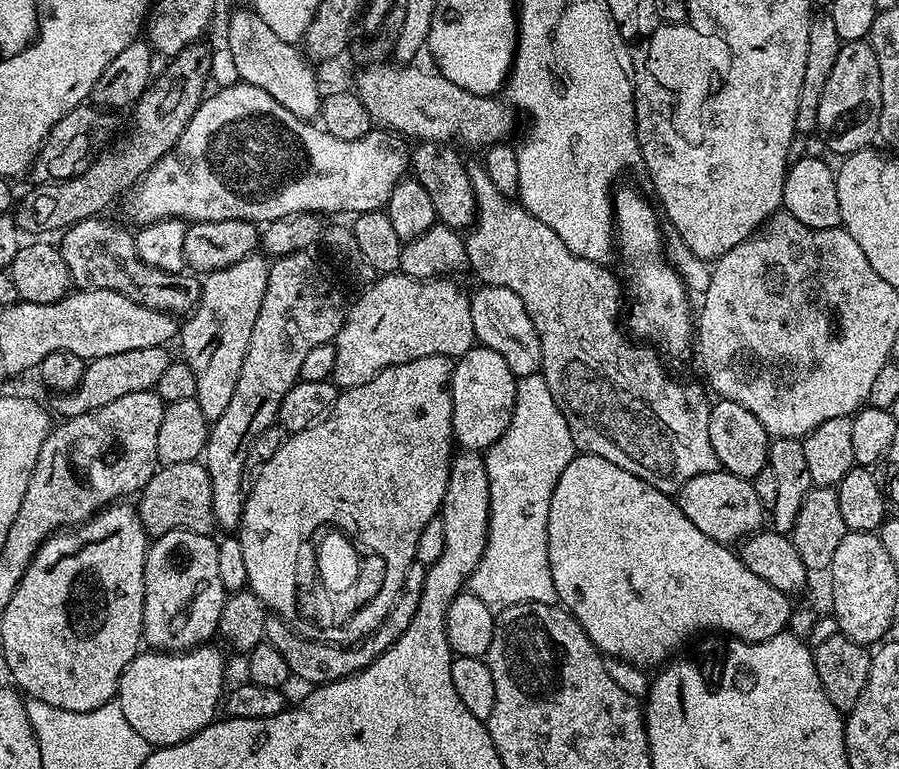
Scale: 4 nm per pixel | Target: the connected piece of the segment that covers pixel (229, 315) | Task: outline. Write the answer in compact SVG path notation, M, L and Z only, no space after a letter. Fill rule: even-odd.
M253 254L242 258L242 262L234 262L234 266L207 273L200 286L200 301L179 325L178 344L184 347L182 360L190 366L190 370L194 370L196 378L194 399L198 406L202 406L202 414L209 422L222 418L226 406L230 406L234 386L238 386L238 374L242 374L242 362L246 362L246 350L250 350L250 334L254 334L254 322L258 318L258 310L262 310L262 298L266 298L269 263L267 255Z

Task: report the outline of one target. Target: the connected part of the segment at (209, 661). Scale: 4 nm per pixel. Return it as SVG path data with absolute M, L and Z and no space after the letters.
M197 646L186 652L144 650L132 659L130 666L126 666L120 679L118 702L122 706L122 714L126 714L126 722L130 722L130 726L134 726L134 730L138 730L138 734L142 734L142 738L146 738L153 749L169 748L178 742L189 740L217 719L226 683L224 684L224 656L212 647Z

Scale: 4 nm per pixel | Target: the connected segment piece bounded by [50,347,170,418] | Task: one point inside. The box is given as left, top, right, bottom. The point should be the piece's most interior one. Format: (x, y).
(106, 379)

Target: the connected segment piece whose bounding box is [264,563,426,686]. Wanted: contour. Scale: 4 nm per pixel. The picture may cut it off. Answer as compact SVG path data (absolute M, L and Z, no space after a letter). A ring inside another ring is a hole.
M419 563L412 564L410 570L406 570L402 590L398 594L394 606L390 606L390 614L386 614L382 623L369 636L363 636L357 644L347 646L328 644L325 640L310 640L306 636L299 636L282 617L275 614L269 614L266 618L265 641L270 646L274 646L274 650L278 650L278 654L282 654L282 658L286 658L289 673L295 679L297 676L298 679L305 680L308 686L338 682L342 678L358 674L366 666L370 666L370 662L374 662L386 650L390 650L390 646L394 646L394 642L398 642L398 638L402 638L406 626L410 626L410 621L418 610L418 602L422 598L425 571L425 566Z

